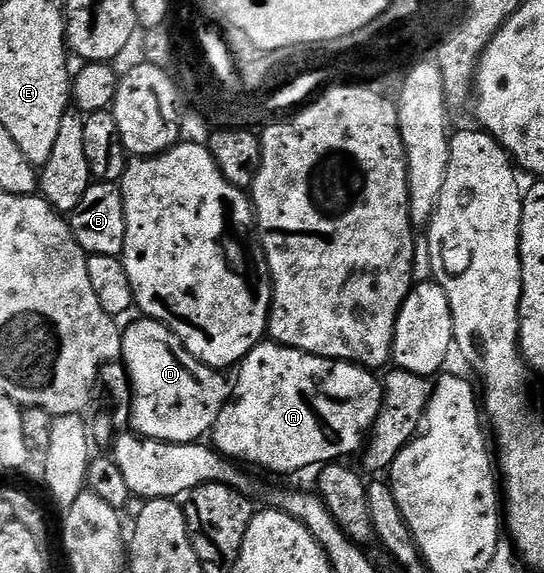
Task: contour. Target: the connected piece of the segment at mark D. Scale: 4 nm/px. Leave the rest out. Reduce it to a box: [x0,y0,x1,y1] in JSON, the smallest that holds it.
[120,316,219,442]

